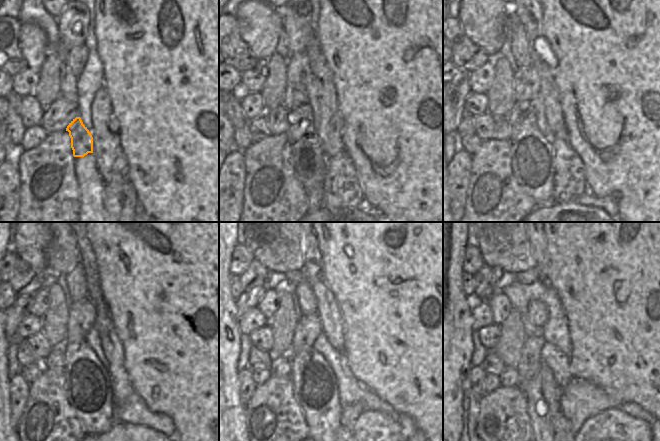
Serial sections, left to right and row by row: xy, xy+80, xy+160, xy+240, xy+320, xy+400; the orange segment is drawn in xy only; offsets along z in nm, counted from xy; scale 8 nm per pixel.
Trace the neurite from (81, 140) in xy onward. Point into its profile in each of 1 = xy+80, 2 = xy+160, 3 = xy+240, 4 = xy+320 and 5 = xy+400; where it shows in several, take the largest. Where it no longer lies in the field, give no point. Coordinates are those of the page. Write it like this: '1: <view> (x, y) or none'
1: xy+80 (310, 162)
2: xy+160 (532, 156)
3: xy+240 (88, 388)
4: xy+320 (315, 390)
5: xy+400 (543, 394)

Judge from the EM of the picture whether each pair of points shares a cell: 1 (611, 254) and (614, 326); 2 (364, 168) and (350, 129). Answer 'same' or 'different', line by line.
1: same
2: same

